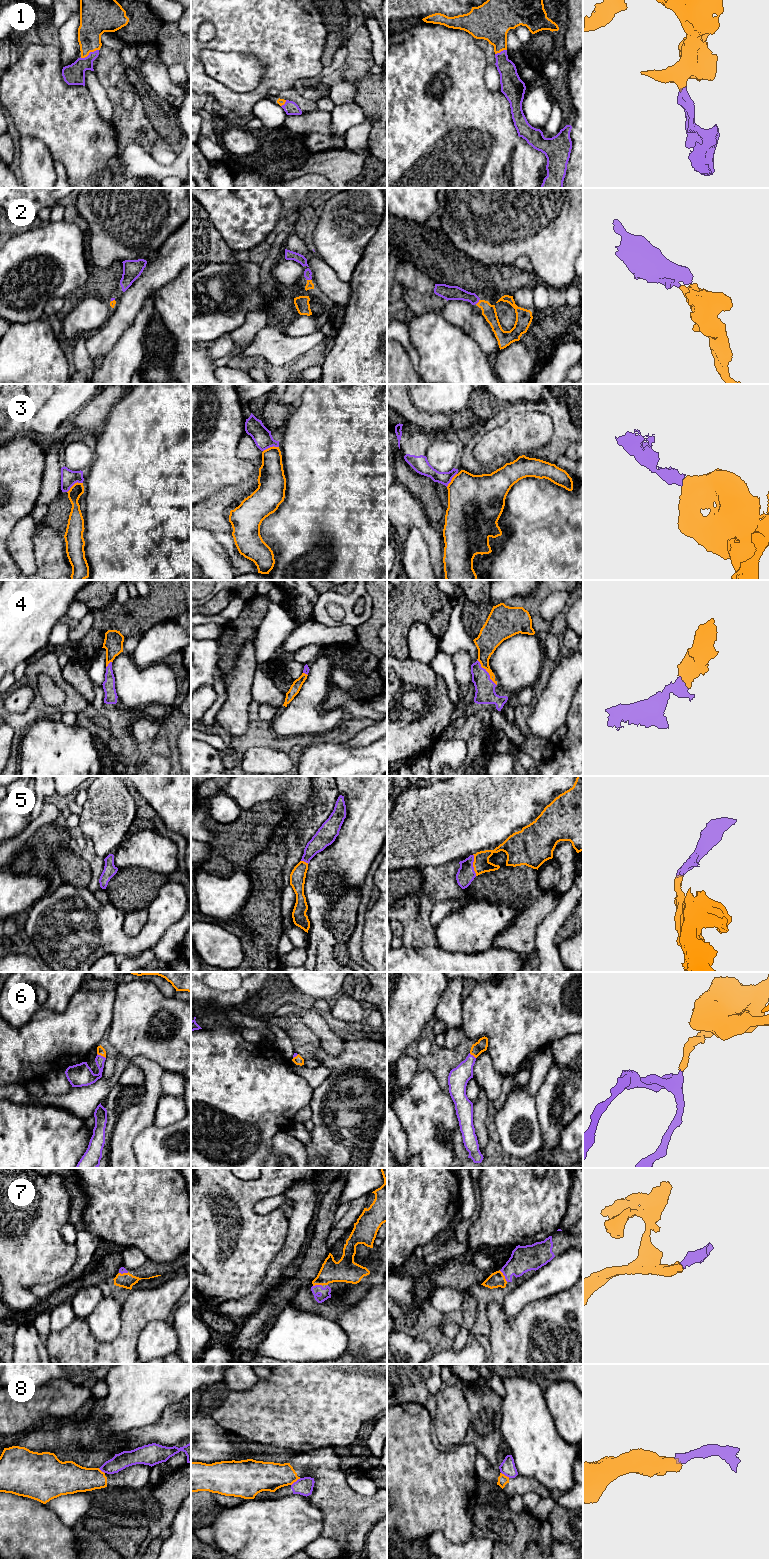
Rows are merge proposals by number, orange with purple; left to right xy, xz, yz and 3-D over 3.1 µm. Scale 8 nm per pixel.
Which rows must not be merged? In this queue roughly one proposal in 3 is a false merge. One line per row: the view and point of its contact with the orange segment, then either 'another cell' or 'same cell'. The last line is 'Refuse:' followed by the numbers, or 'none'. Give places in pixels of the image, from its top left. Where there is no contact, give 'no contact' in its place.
1: contact xy (89, 52); same cell
2: contact yz (478, 302); same cell
3: contact xy (74, 484); another cell
4: contact yz (487, 671); same cell
5: contact yz (473, 865); same cell
6: contact xy (101, 1055); same cell
7: contact yz (504, 1276); same cell
8: contact xz (295, 1481); another cell
Refuse: 3, 8

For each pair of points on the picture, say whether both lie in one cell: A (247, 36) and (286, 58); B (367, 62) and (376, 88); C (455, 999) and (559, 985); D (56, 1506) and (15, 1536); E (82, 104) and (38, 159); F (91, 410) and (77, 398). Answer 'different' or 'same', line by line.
A: same
B: same
C: different
D: different
E: different
F: different

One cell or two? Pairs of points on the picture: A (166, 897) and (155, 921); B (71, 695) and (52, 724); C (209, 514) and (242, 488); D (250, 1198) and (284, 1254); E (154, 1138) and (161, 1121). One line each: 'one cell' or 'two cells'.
A: one cell
B: two cells
C: one cell
D: two cells
E: two cells

